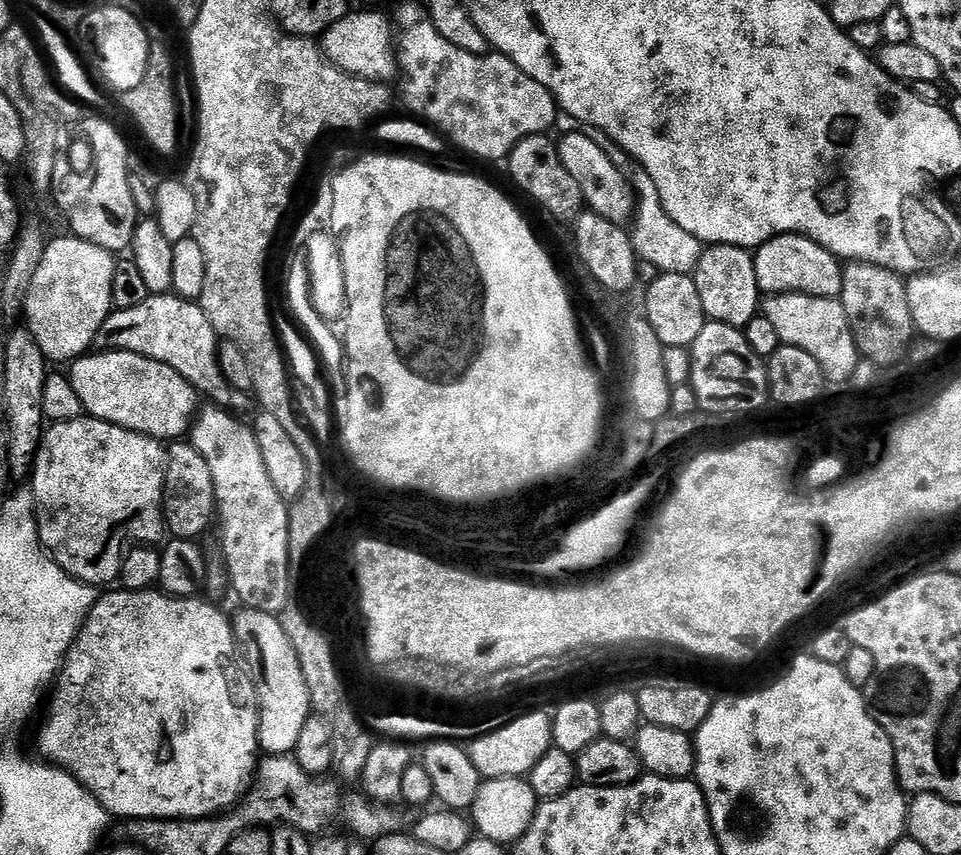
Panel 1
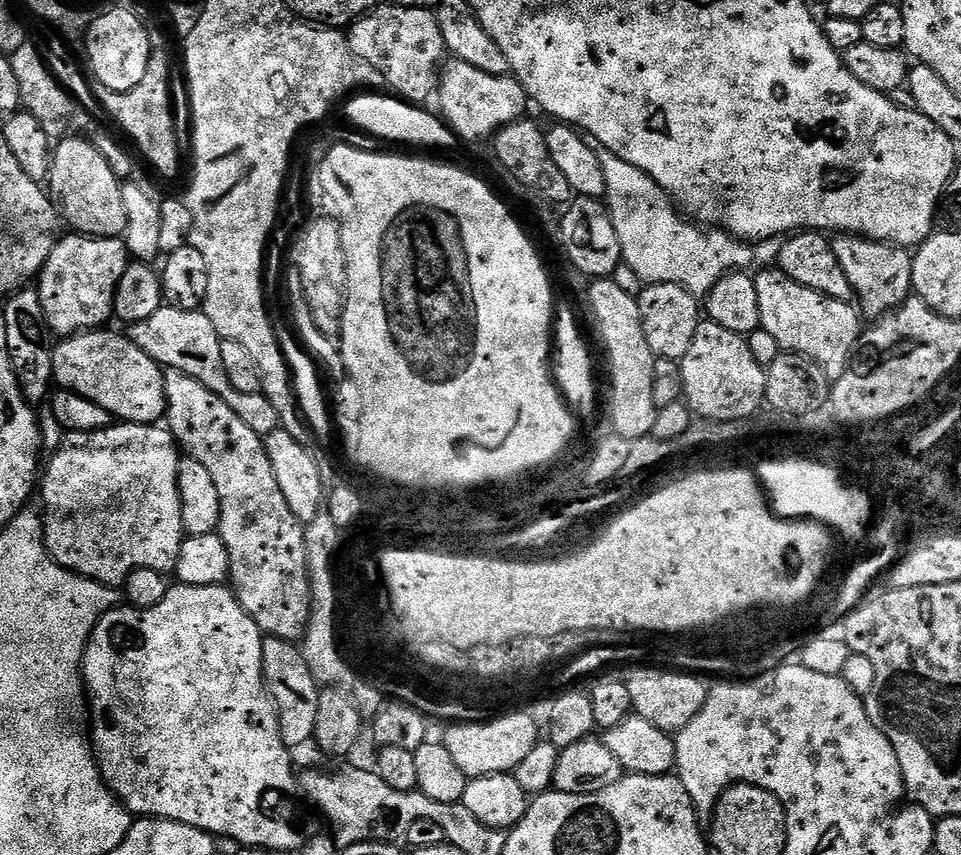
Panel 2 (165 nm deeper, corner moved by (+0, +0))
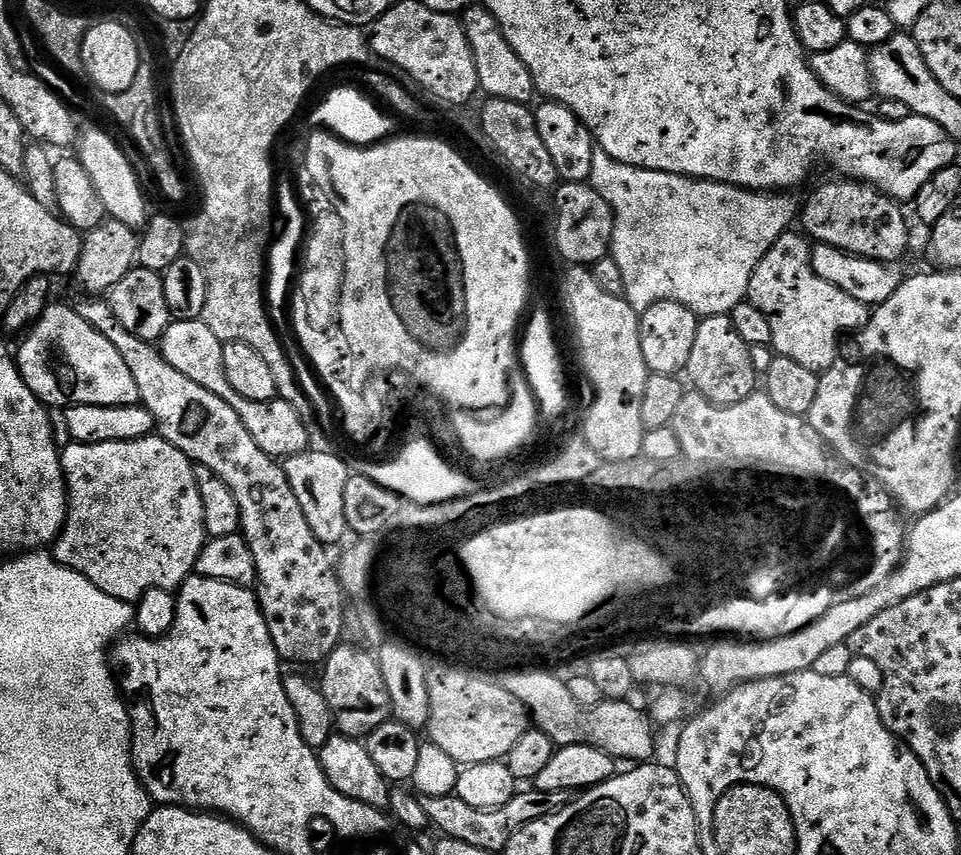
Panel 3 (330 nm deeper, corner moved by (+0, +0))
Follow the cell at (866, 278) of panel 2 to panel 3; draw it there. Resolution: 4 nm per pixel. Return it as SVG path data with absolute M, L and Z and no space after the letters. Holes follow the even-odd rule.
M847 178L832 179L836 180L818 185L799 209L798 220L804 223L803 231L813 241L829 244L855 256L883 264L903 261L908 252L908 220L900 209L903 207L872 184Z

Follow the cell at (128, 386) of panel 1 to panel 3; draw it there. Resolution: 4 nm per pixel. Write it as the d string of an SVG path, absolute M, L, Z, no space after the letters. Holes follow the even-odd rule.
M49 303L48 309L31 325L24 338L20 353L17 351L14 356L16 367L28 389L40 399L41 404L53 409L56 407L57 410L63 410L69 404L140 404L134 374L130 366L122 362L122 354L114 350L114 342L102 338L102 334L98 334L90 322L78 318L75 307Z

